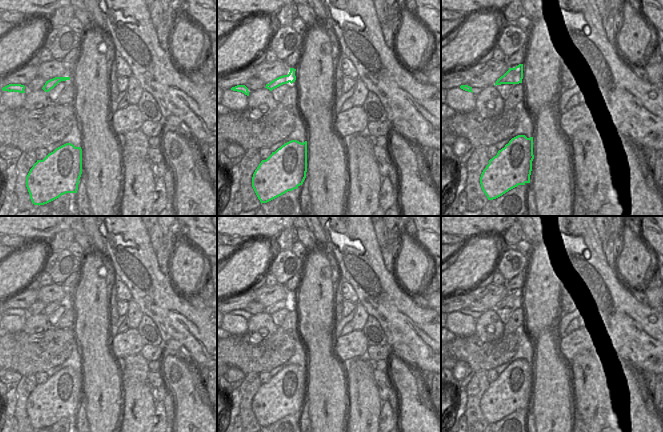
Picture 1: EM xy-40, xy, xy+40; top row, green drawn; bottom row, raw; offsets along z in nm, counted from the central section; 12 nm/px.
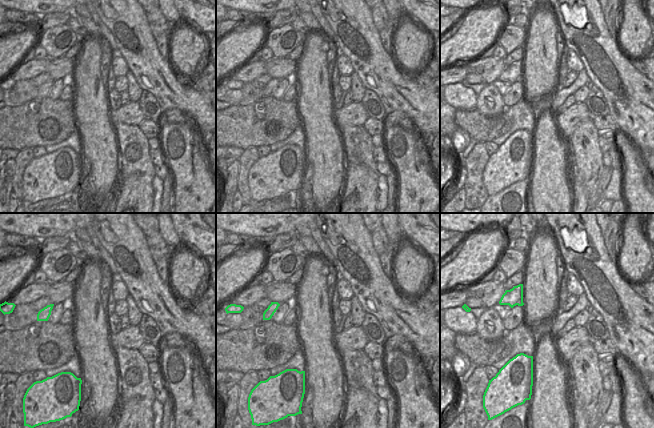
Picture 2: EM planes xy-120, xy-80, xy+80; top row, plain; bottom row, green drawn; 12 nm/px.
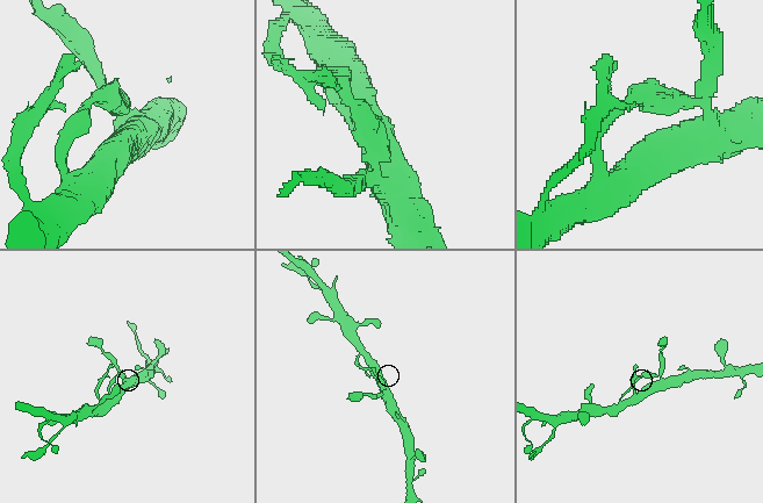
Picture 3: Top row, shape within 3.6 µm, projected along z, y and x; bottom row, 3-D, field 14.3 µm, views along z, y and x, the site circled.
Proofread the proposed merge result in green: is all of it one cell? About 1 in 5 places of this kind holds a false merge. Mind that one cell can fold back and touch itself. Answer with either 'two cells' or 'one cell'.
one cell

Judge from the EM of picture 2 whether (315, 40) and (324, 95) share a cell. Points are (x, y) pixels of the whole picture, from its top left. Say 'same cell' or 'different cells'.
same cell

